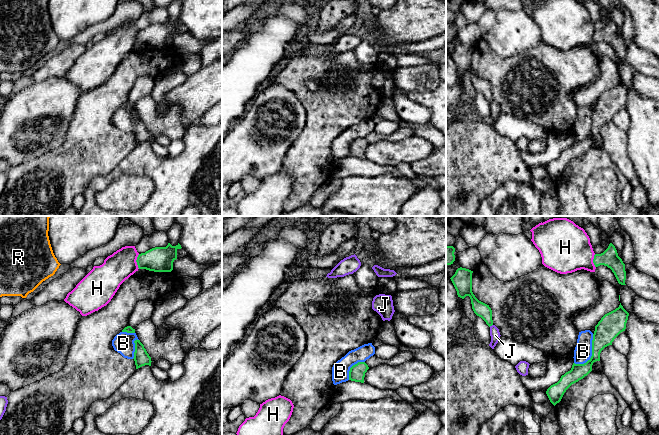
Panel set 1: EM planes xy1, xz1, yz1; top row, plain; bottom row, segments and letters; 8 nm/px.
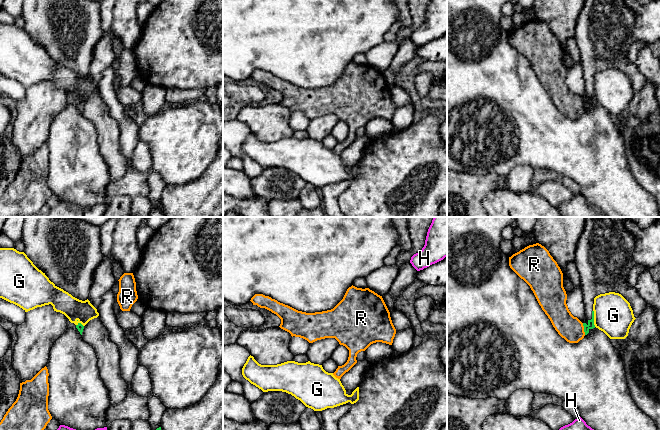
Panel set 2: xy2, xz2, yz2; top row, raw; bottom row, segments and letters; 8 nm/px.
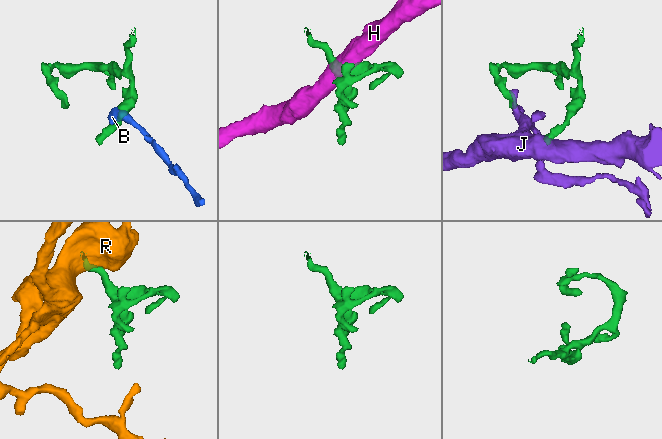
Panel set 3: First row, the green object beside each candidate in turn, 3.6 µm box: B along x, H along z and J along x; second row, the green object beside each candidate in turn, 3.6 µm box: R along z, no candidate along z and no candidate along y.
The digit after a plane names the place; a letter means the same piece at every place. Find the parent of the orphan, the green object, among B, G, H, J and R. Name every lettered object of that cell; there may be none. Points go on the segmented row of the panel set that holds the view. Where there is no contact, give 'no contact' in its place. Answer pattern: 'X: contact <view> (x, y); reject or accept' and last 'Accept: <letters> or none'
B: contact yz1 (592, 353); reject
G: contact yz2 (593, 318); reject
H: contact xy1 (136, 261); reject
J: contact yz1 (490, 325); reject
R: contact yz2 (584, 329); reject
Accept: none

